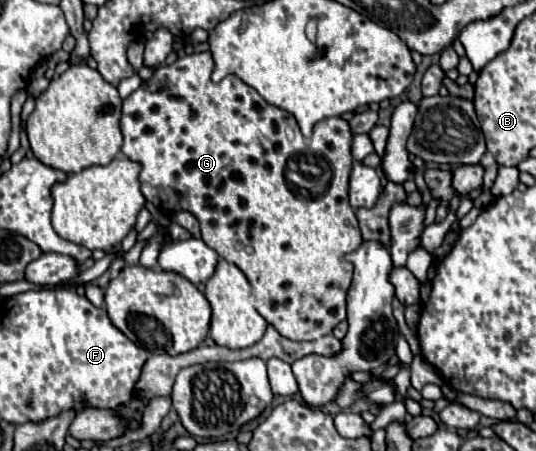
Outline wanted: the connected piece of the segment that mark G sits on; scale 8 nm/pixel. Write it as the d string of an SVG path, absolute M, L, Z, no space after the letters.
M208 52L180 56L174 64L160 66L150 80L142 82L142 86L136 92L132 92L122 106L122 120L120 120L122 136L124 136L122 154L142 166L140 184L146 200L150 200L156 208L166 210L170 214L188 210L198 218L202 240L210 248L214 248L224 260L236 264L246 274L256 296L256 310L268 324L272 324L288 340L318 340L326 334L332 334L332 330L342 320L346 320L346 294L352 286L352 270L354 270L352 262L348 262L346 256L354 252L362 242L358 220L354 216L352 206L348 204L348 174L354 164L350 154L352 134L348 130L348 122L342 118L320 120L314 126L312 136L304 138L300 134L300 128L296 126L296 120L290 114L284 114L284 110L276 110L276 106L268 106L260 98L260 94L256 94L256 90L252 90L250 86L244 86L244 82L240 82L236 76L228 76L222 82L214 84L210 80L212 68L214 68L214 62Z

